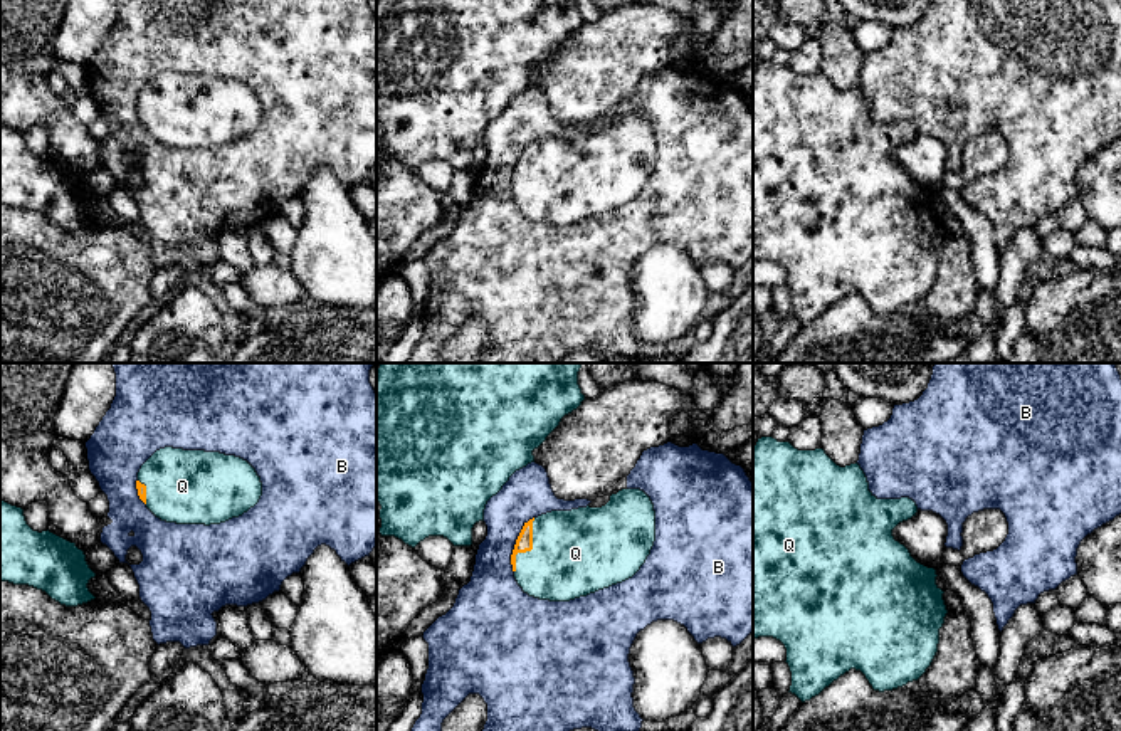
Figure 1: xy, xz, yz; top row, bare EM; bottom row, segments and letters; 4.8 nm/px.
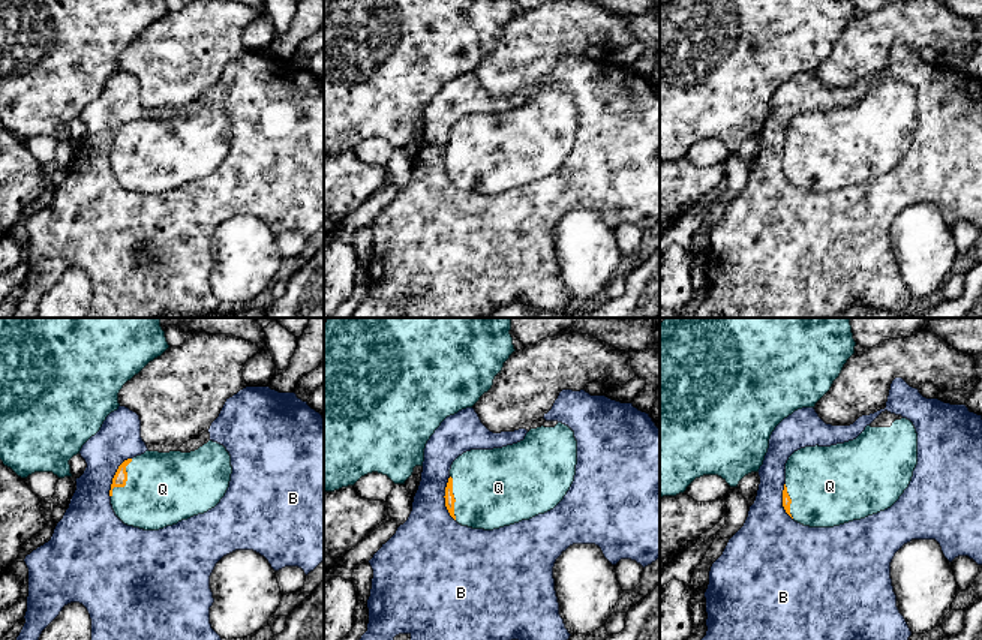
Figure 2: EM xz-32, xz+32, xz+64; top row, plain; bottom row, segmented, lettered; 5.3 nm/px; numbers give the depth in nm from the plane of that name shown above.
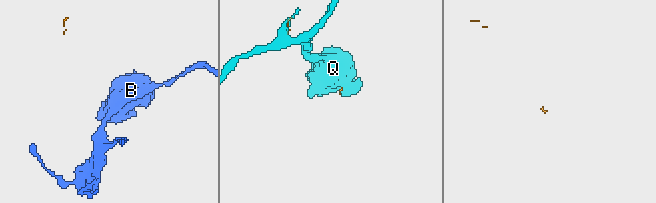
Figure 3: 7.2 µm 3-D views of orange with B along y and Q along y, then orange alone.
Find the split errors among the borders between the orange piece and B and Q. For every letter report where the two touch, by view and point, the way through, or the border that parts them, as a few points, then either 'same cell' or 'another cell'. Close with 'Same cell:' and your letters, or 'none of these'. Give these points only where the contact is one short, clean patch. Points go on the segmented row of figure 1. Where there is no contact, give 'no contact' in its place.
B: meets orange in xz at (515, 545); border along xz (533, 516), (516, 540), (511, 555), (513, 572); another cell
Q: meets orange in xz at (530, 550); same cell
Same cell: Q

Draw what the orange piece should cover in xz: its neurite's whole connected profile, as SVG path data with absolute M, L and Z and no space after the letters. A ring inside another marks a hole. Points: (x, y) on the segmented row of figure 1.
M622 489L602 507L551 511L524 523L511 565L529 597L570 602L632 578L654 541L650 497Z

